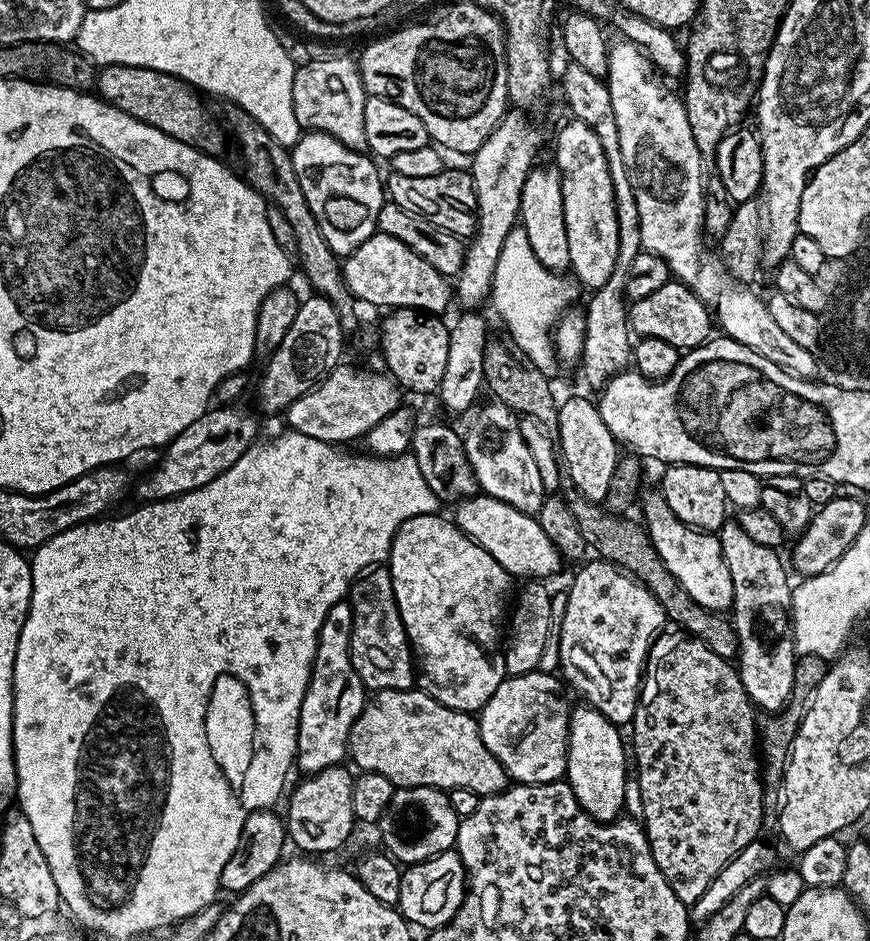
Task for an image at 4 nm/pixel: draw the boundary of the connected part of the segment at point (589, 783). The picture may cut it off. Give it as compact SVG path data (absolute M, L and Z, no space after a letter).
M587 706L573 707L570 712L570 727L568 730L568 771L566 779L574 790L574 798L582 806L586 814L595 820L615 820L624 812L623 795L626 780L630 777L630 756L626 751L626 740L620 737L621 729L611 724L604 715Z

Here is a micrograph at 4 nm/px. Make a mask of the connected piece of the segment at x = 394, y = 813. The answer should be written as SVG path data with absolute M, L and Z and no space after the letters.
M430 786L396 788L390 798L390 806L382 814L378 825L383 851L397 864L411 866L426 862L444 851L456 847L456 835L461 817L454 814L447 791Z

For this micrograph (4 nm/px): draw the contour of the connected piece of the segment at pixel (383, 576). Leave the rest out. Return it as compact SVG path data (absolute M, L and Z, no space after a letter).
M373 566L357 576L350 589L350 603L354 610L354 630L350 642L352 665L358 678L362 678L365 689L373 693L409 691L414 684L414 649L408 643L402 614L398 614L394 582L388 567Z

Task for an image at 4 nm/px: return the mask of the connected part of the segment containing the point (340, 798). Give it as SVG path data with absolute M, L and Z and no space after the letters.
M337 766L321 772L314 772L303 777L304 781L292 792L286 811L286 836L301 848L304 854L320 854L316 852L336 852L352 836L352 827L357 827L358 821L354 814L353 773L347 772L347 767Z

